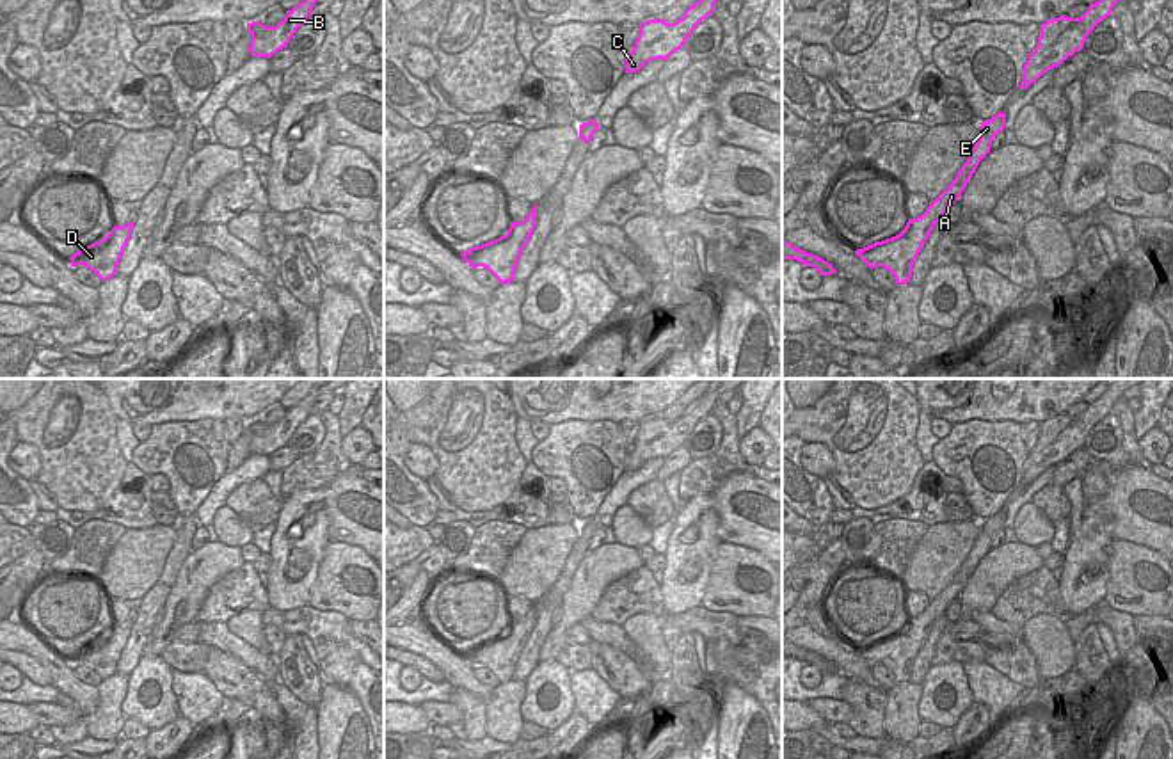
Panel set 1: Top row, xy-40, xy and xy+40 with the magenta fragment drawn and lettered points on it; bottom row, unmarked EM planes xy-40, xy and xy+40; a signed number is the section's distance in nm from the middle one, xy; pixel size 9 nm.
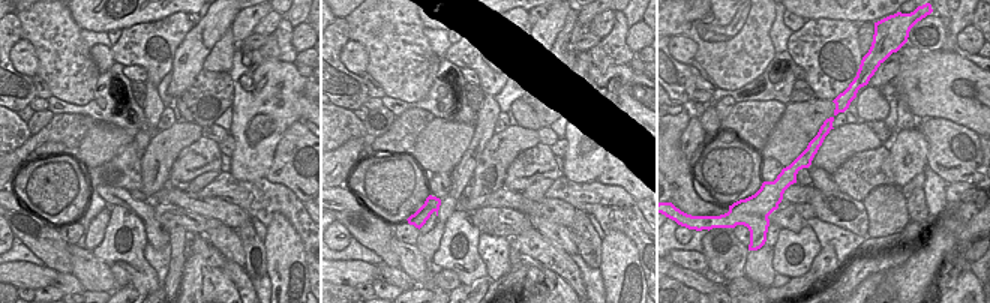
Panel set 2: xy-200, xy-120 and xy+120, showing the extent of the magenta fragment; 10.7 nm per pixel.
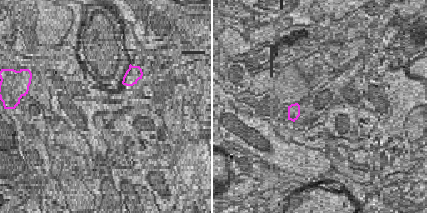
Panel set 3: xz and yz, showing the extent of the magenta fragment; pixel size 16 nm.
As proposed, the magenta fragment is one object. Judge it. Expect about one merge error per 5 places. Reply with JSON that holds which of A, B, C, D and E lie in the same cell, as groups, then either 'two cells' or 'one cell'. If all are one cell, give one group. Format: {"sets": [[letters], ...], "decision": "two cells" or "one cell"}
{"sets": [["A", "B", "C", "D", "E"]], "decision": "one cell"}

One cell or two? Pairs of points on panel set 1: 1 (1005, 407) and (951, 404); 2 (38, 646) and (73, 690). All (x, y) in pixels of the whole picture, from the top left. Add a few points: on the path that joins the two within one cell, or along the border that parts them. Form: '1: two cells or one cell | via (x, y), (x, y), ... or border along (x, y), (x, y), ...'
1: one cell | via (992, 407), (964, 407)
2: one cell | via (48, 656), (59, 665), (64, 679)

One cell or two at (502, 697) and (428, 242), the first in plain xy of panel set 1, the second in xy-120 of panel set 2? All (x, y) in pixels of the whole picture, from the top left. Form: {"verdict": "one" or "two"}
{"verdict": "one"}

